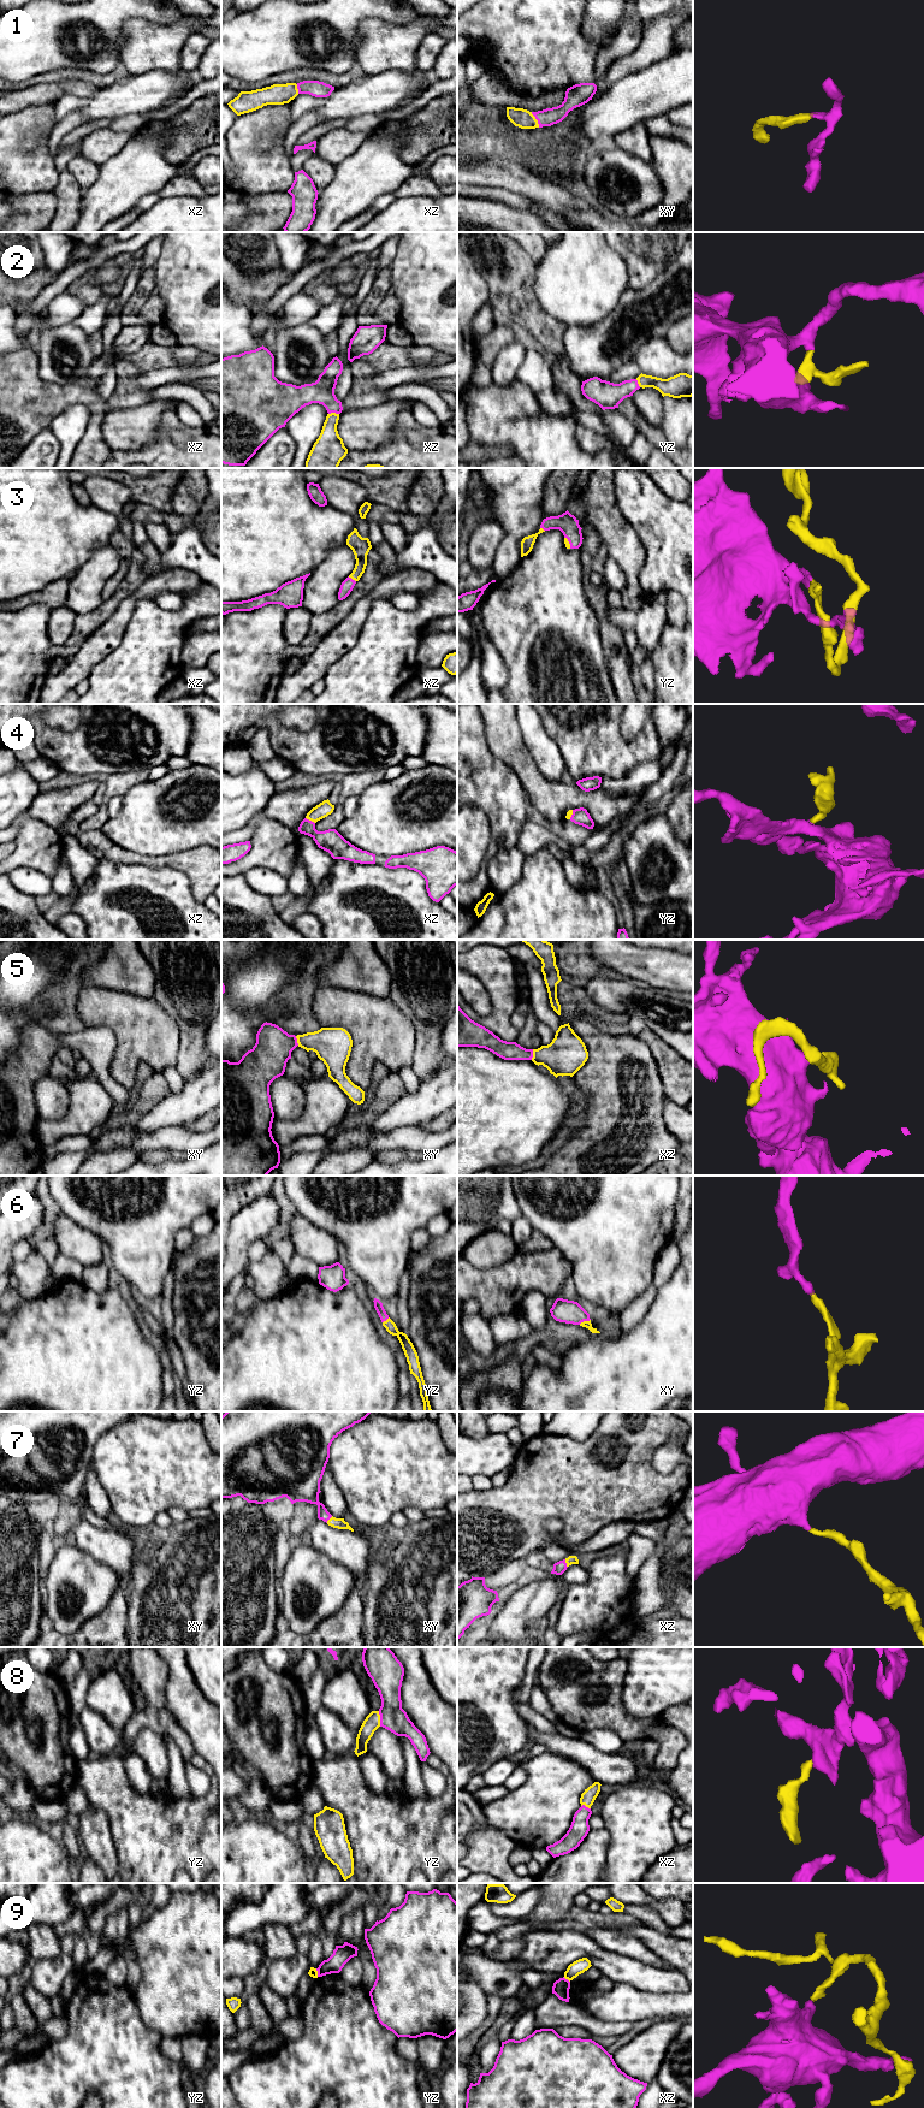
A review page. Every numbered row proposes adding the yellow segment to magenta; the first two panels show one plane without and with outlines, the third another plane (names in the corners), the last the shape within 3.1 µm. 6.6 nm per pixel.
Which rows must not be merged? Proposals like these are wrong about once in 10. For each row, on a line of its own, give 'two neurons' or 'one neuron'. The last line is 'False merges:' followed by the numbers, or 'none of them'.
1: one neuron
2: one neuron
3: one neuron
4: one neuron
5: one neuron
6: one neuron
7: one neuron
8: one neuron
9: two neurons
False merges: 9

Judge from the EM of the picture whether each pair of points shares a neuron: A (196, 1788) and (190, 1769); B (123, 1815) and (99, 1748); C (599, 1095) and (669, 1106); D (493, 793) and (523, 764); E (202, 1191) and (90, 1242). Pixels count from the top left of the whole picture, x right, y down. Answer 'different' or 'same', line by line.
A: same
B: different
C: different
D: different
E: different

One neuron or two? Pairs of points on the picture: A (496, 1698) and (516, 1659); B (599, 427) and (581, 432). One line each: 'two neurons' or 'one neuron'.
A: one neuron
B: two neurons

